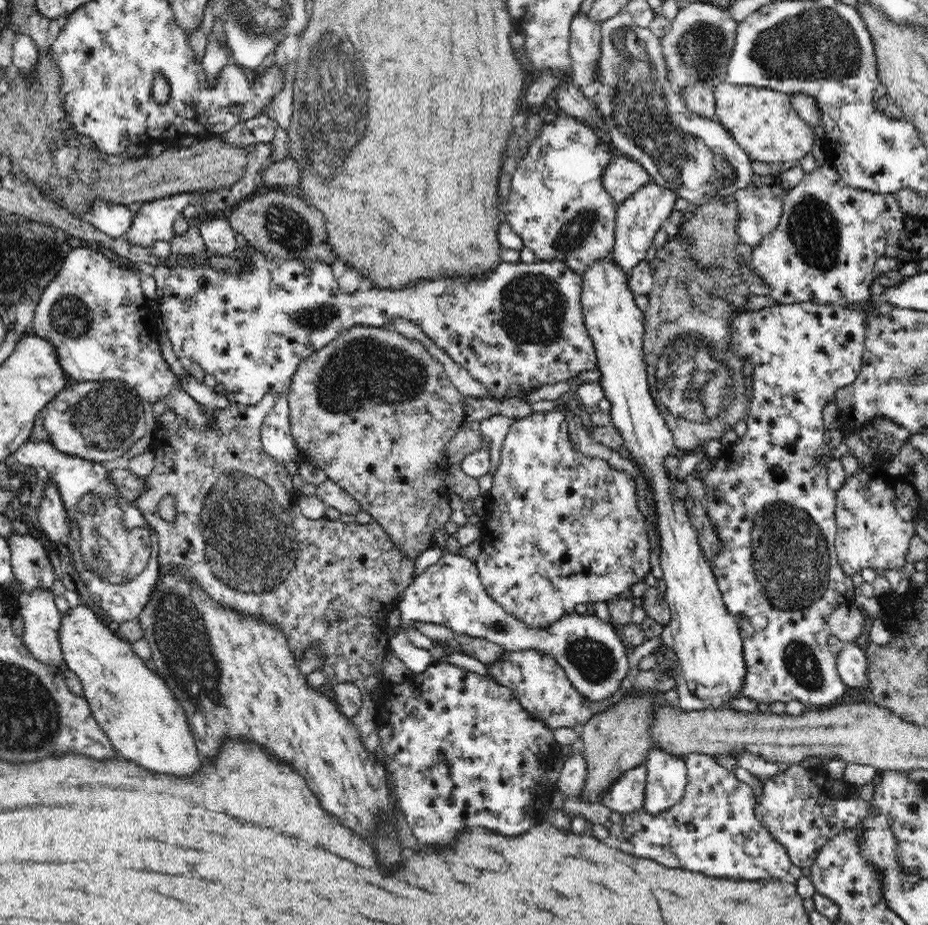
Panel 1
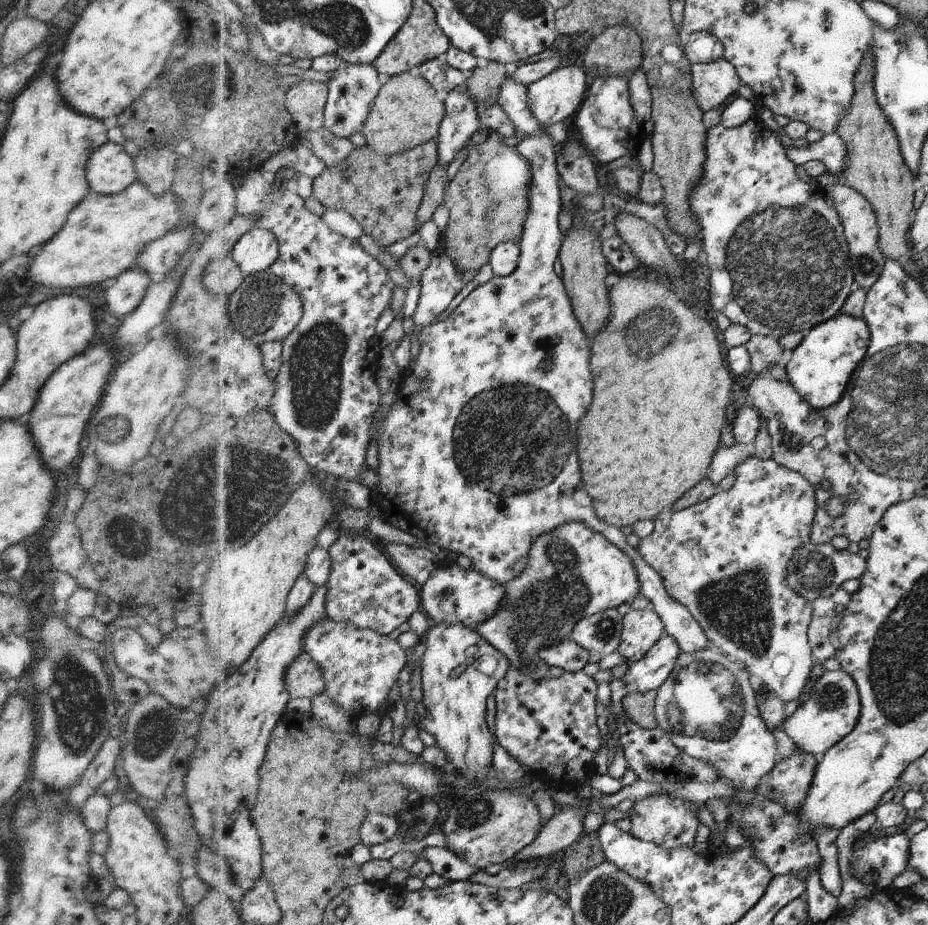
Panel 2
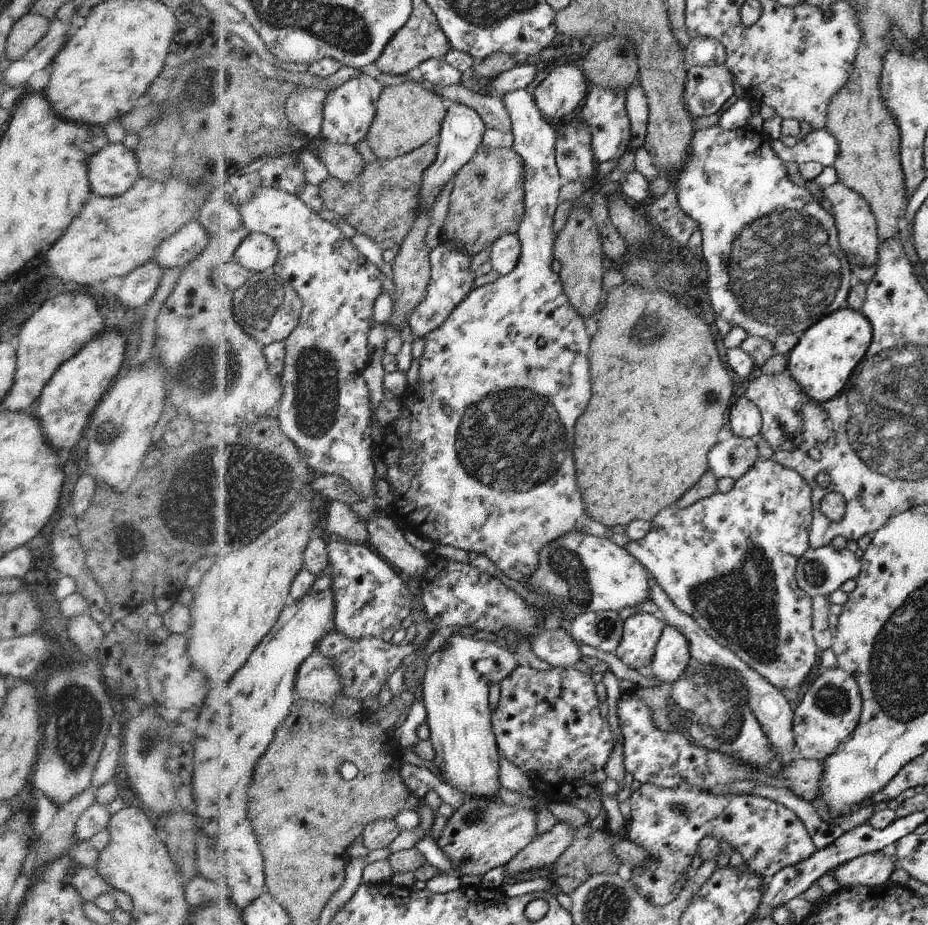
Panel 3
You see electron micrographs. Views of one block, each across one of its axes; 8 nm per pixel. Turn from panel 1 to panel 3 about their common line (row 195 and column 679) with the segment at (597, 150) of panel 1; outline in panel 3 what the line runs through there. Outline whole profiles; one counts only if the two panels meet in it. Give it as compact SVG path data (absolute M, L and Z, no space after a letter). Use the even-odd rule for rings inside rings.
M756 460L756 464L736 480L734 488L727 494L715 493L712 497L704 498L696 502L693 506L677 509L675 504L667 509L660 510L660 513L650 522L648 534L641 540L628 542L626 550L634 555L644 567L647 568L650 576L660 584L660 588L666 592L668 598L676 605L680 612L684 612L722 647L734 652L738 658L748 664L752 670L758 672L762 678L768 680L772 686L780 690L798 690L800 684L806 680L810 670L814 668L816 662L817 645L815 642L813 628L814 625L814 605L811 596L800 589L797 579L797 569L803 554L808 551L808 532L814 523L815 504L812 499L811 486L798 471L781 466L778 462L770 460Z

